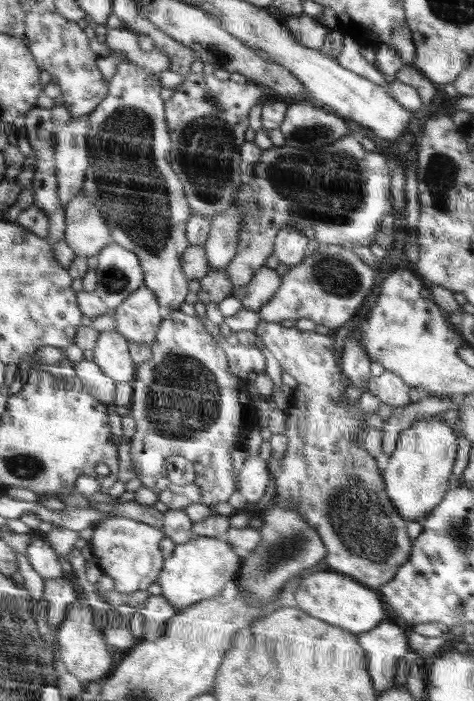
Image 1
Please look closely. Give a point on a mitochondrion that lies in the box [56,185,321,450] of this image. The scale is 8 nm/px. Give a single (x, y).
(181, 399)

